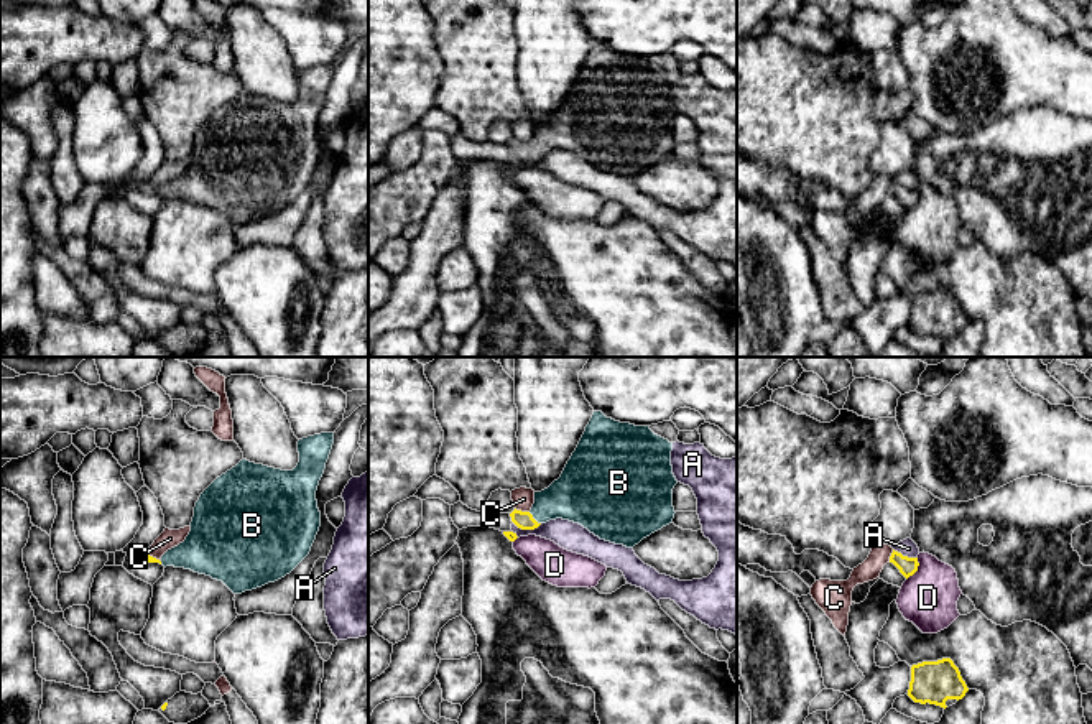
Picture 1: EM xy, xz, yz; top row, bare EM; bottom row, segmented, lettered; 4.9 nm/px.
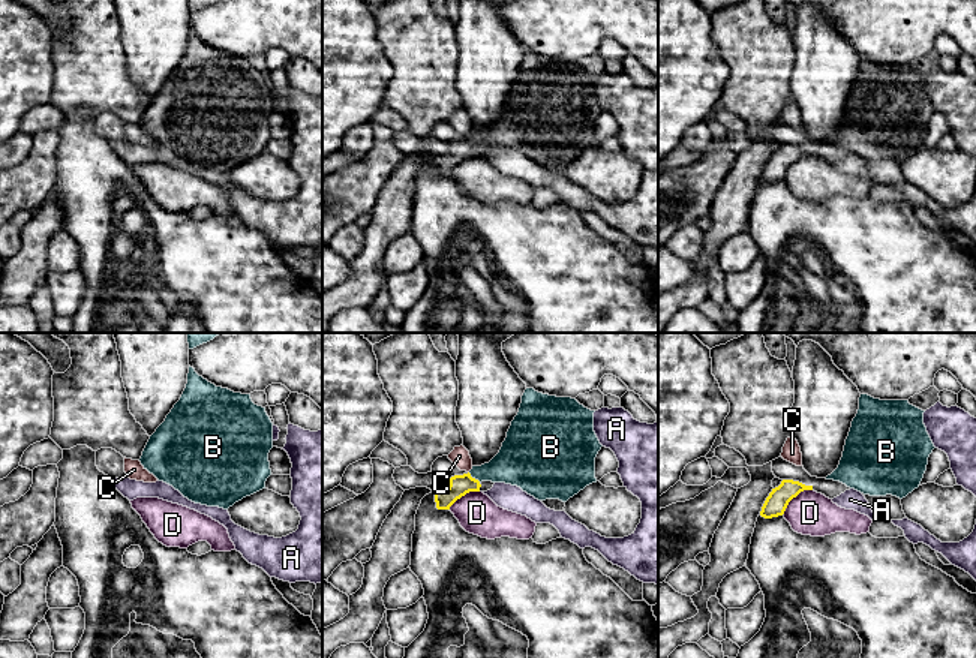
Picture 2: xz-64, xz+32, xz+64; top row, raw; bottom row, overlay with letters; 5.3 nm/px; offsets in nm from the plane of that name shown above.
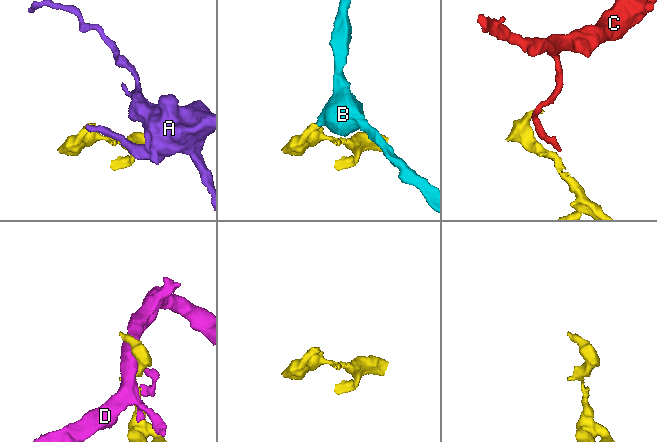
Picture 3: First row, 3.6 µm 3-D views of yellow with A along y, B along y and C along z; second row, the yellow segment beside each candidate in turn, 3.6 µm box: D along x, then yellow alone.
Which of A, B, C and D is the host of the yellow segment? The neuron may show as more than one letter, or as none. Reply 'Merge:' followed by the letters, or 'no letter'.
Merge: B

